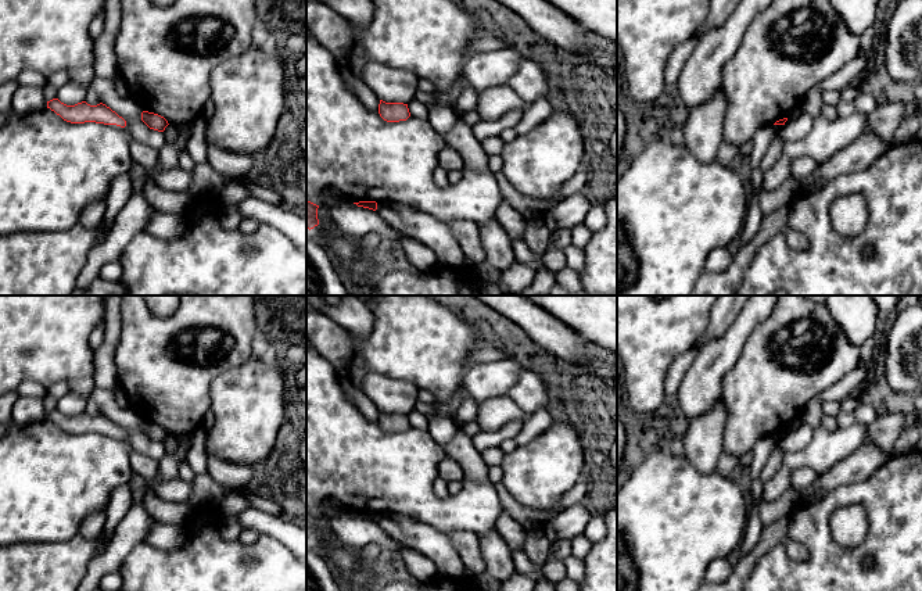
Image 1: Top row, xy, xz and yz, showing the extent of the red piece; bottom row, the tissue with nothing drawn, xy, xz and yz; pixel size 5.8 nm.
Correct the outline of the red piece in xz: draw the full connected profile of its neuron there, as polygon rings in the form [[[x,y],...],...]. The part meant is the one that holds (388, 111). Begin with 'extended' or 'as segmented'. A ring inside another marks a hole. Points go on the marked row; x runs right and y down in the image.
as segmented | [[[380,100],[379,114],[387,122],[406,121],[410,117],[408,104],[403,103],[385,103]]]

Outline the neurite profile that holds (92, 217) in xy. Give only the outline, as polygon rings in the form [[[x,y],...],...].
[[[105,200],[87,205],[79,216],[79,223],[86,229],[96,229],[103,222],[105,209]]]

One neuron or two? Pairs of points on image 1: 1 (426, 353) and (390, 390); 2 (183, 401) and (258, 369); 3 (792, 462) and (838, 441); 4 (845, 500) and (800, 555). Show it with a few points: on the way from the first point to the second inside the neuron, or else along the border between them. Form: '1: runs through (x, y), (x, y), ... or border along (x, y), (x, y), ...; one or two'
1: border along (369, 371), (390, 378), (406, 379), (419, 389); two
2: border along (235, 368), (226, 369), (212, 382), (210, 408); two
3: runs through (803, 458), (820, 455), (827, 448); one
4: border along (788, 520), (788, 536), (804, 547), (806, 561); two

